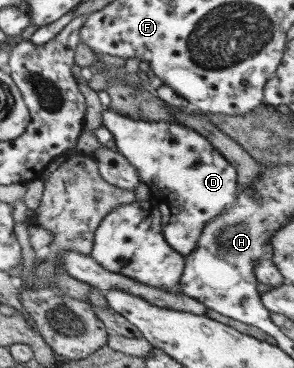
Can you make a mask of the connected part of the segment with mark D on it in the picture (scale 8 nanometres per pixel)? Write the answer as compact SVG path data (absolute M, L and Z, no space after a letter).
M105 108L102 125L113 134L113 148L137 170L142 183L150 189L151 199L161 210L161 231L166 242L181 255L189 255L197 247L207 222L234 206L239 187L235 167L203 135L177 123L133 120Z

